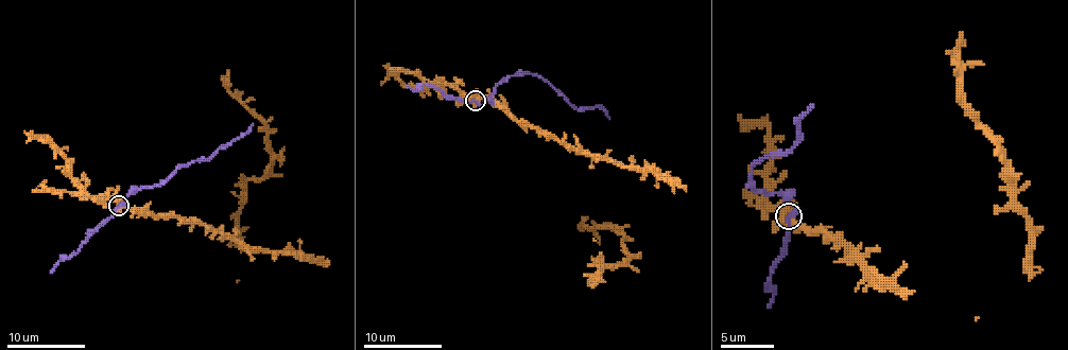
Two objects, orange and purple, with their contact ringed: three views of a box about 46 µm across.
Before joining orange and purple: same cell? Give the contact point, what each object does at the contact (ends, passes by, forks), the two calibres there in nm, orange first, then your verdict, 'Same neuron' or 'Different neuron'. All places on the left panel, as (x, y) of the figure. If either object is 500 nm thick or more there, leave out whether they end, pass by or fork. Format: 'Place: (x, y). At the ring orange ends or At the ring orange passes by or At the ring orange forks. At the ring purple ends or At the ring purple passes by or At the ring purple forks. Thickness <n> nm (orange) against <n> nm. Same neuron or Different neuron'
Place: (118, 205). At the ring orange forks. At the ring purple passes by. Thickness 460 nm (orange) against 240 nm. Same neuron

